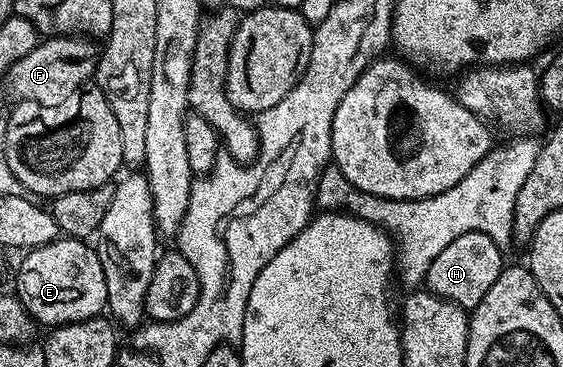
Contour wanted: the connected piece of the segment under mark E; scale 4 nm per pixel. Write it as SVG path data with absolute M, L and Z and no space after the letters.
M59 237L48 245L27 250L22 259L22 268L18 271L18 288L16 294L22 300L30 318L39 324L47 323L53 329L64 323L75 323L85 319L101 316L107 310L106 286L104 285L104 269L100 265L100 257L89 242L69 237Z

